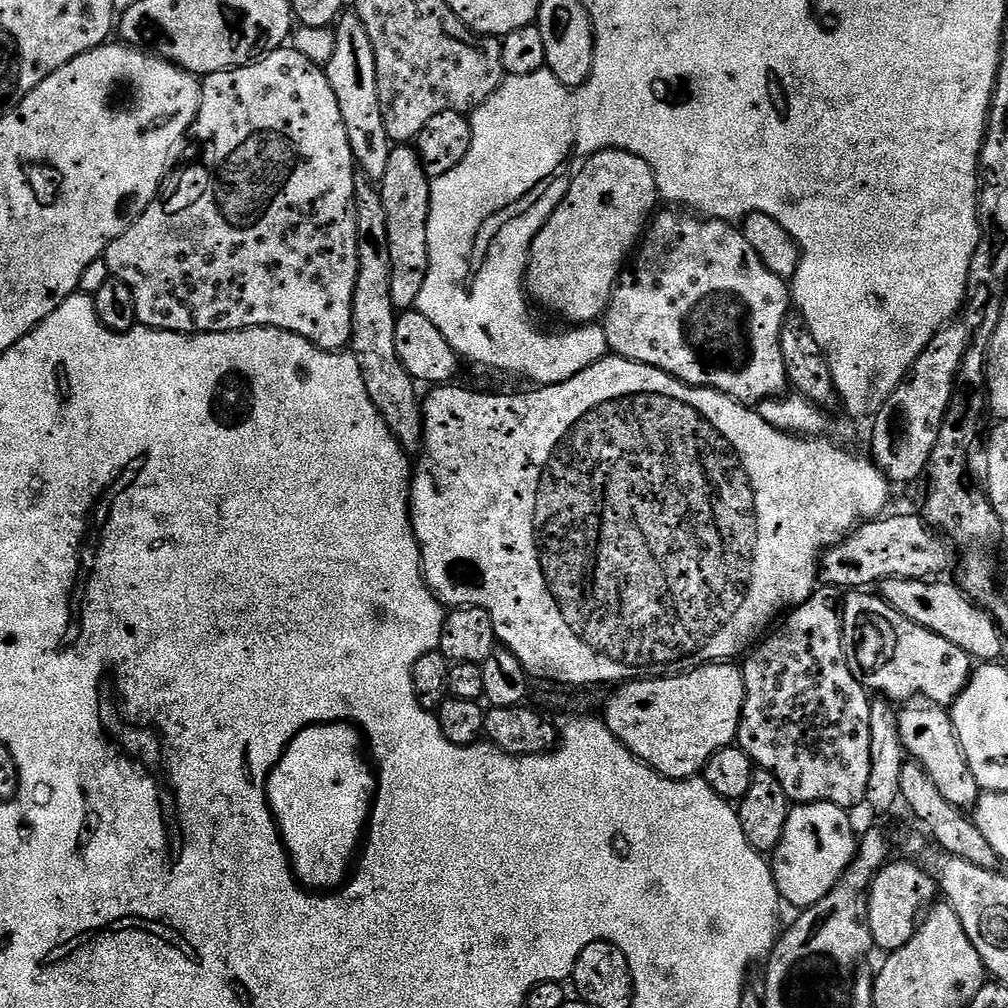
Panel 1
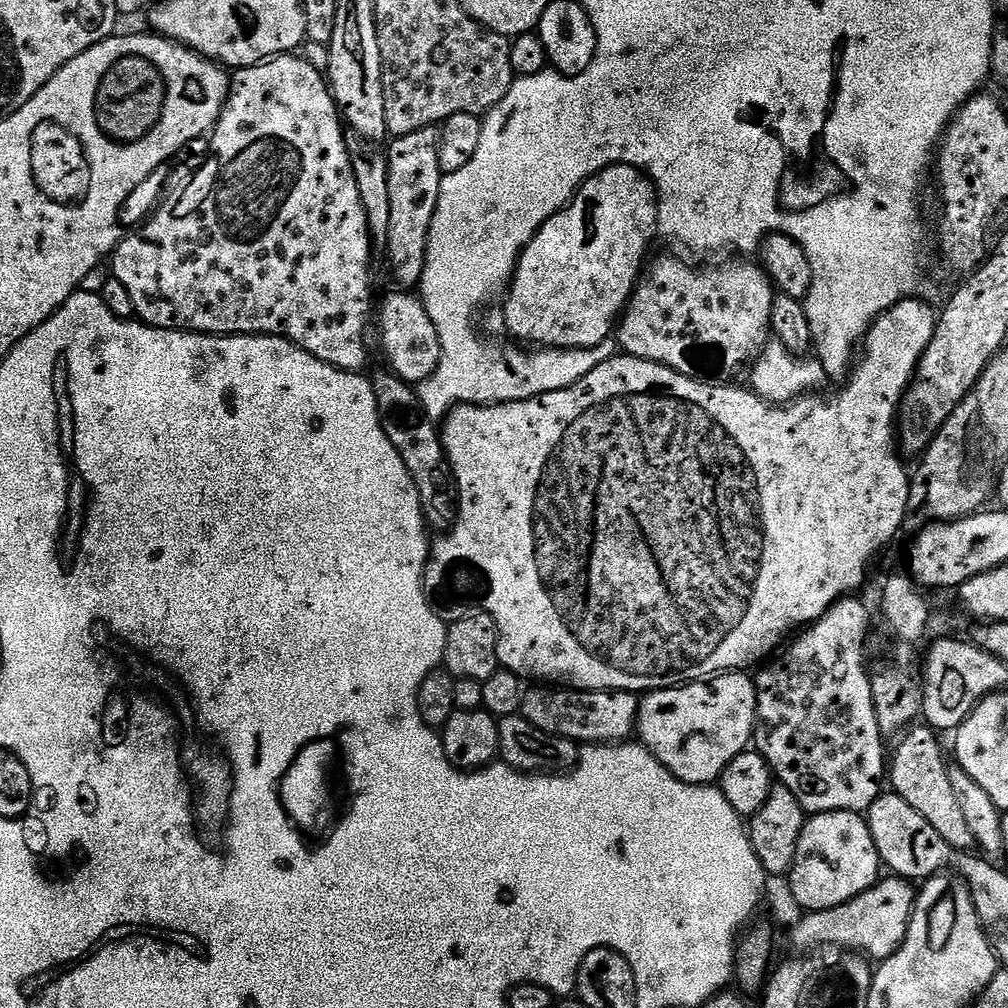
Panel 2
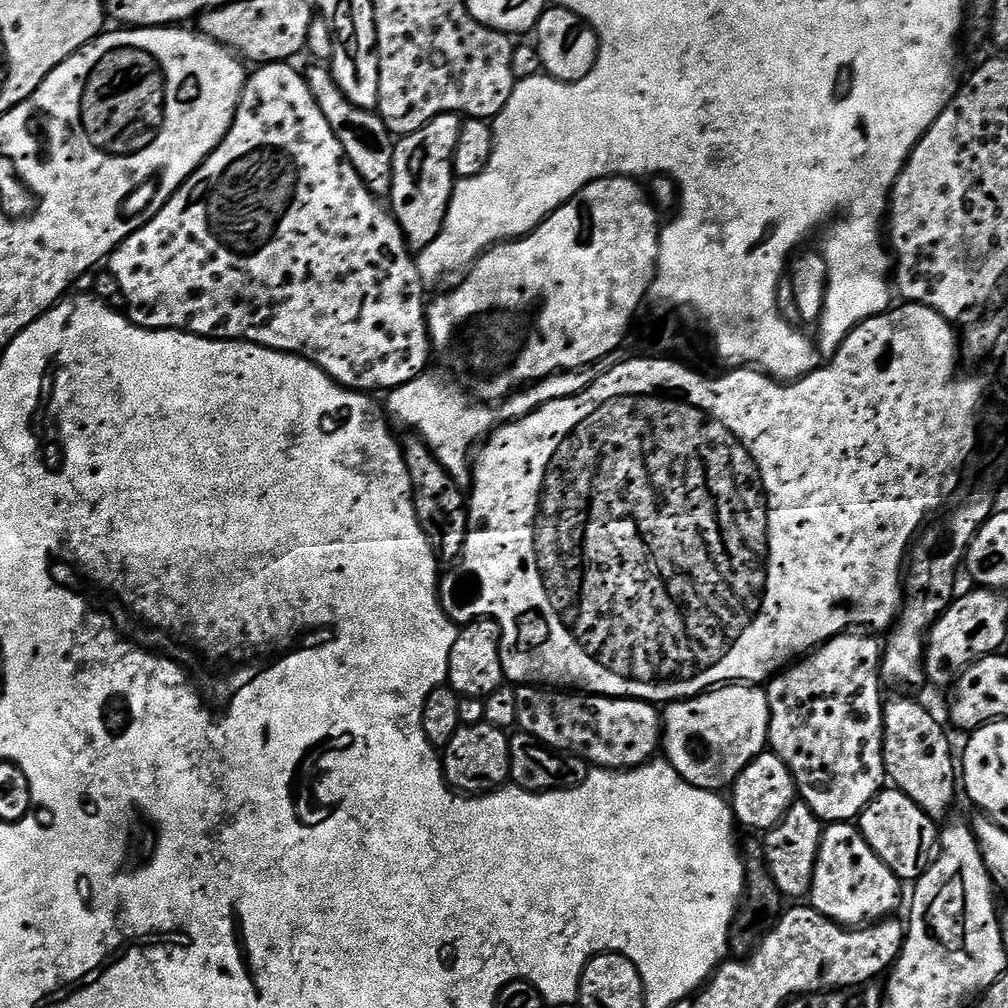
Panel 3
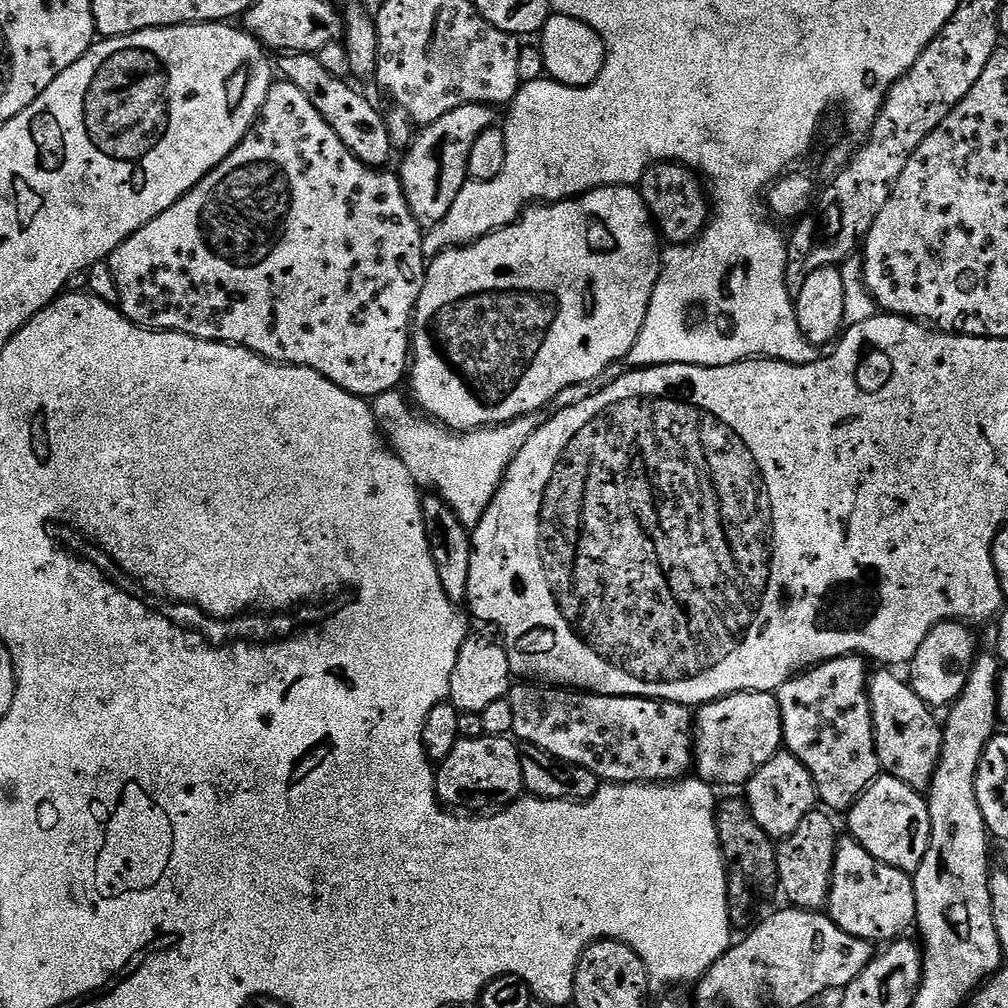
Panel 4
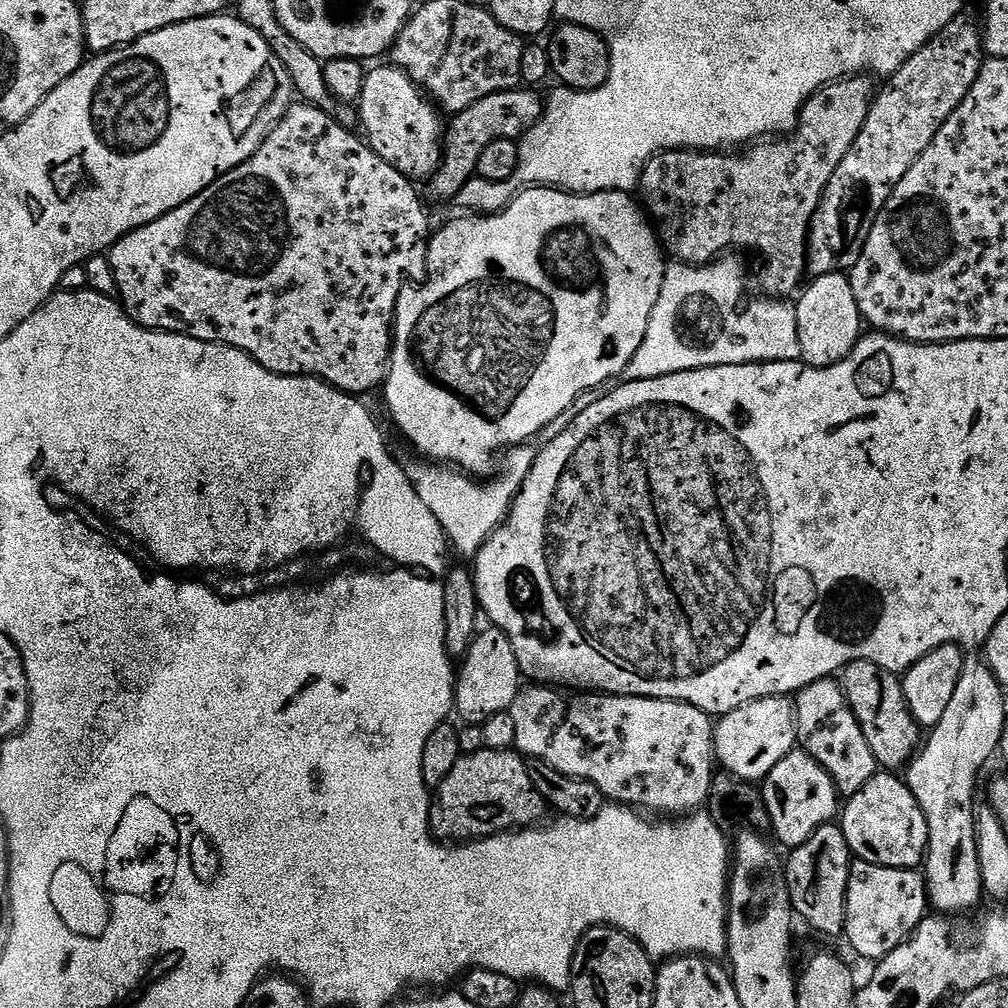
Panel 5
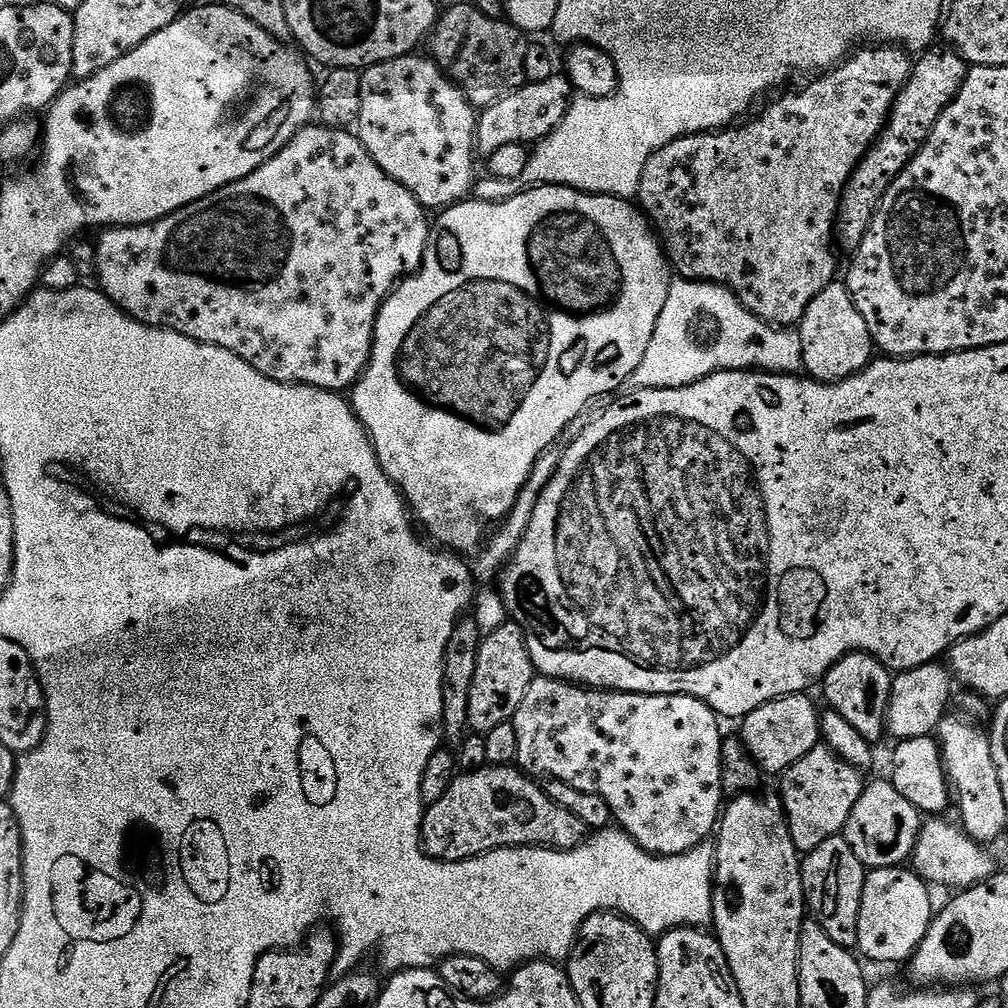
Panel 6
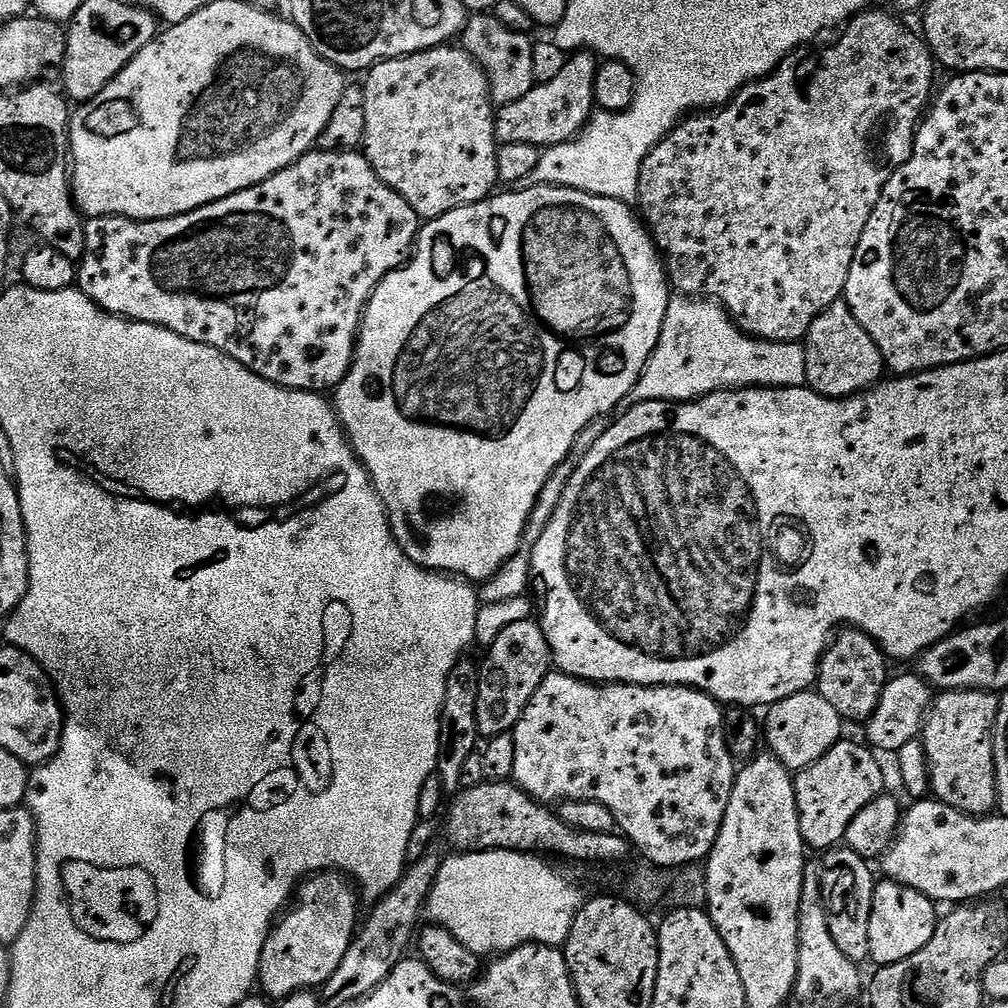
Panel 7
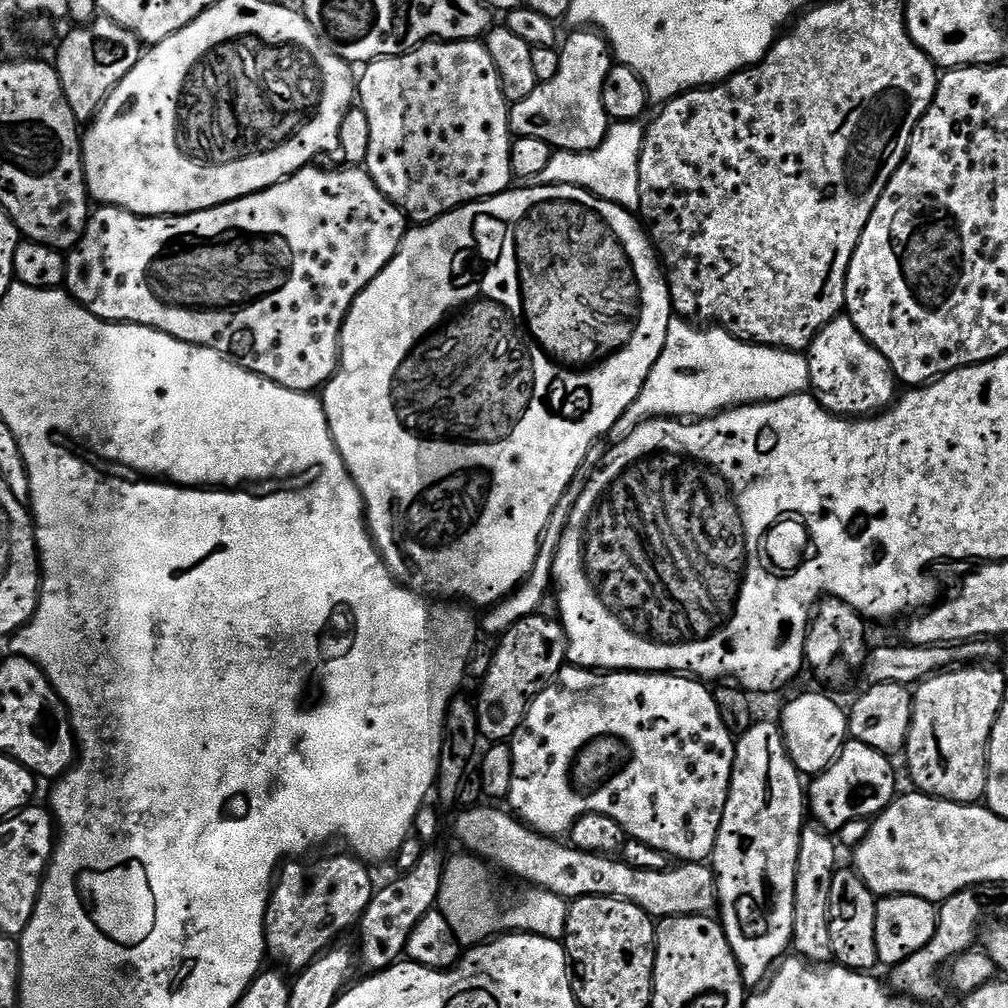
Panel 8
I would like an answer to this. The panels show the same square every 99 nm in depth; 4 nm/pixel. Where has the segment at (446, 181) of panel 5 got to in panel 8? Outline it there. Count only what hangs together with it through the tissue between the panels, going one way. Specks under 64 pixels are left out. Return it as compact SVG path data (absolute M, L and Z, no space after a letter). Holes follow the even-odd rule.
M576 30L571 34L573 36L562 44L558 74L554 74L550 82L537 84L534 94L522 98L522 102L511 105L508 117L516 136L542 138L542 142L561 152L589 152L597 148L610 131L610 121L602 106L602 86L606 82L606 74L610 74L614 67L614 57L608 41L599 31Z

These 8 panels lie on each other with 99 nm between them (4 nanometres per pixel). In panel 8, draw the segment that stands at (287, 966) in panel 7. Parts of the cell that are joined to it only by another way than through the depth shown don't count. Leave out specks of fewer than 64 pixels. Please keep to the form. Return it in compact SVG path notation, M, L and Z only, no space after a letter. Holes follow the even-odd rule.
M355 855L324 856L321 860L293 859L279 869L268 898L268 909L264 915L264 943L269 957L285 964L292 974L299 974L313 964L323 952L337 943L343 932L359 925L364 912L370 906L374 883L368 873L369 865Z

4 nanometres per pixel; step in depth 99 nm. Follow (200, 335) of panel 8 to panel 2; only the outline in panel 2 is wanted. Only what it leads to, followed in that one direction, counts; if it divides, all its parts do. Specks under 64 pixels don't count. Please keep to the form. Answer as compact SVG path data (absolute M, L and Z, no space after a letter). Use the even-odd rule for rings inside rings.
M296 54L277 56L271 60L265 60L262 64L256 64L252 68L241 68L233 71L230 76L230 95L224 101L224 109L220 112L220 117L216 119L216 126L210 133L212 139L212 149L208 152L208 161L197 170L192 176L192 181L181 190L177 196L172 196L156 213L152 216L152 221L145 228L137 230L133 236L125 235L117 244L115 252L110 257L110 272L115 280L122 282L126 286L126 294L130 294L130 302L134 302L136 307L135 315L145 324L152 328L164 328L168 332L194 332L206 336L242 336L251 334L254 336L282 336L286 340L305 348L314 358L328 364L329 369L341 368L344 372L356 372L359 368L364 368L368 364L368 340L364 335L368 332L368 315L372 312L372 235L368 233L368 223L366 222L366 210L362 210L362 198L358 198L358 182L354 182L354 170L350 166L350 154L344 141L346 135L345 125L337 109L336 100L332 96L332 90L328 87L325 73ZM408 290L399 294L401 296L390 297L380 308L380 348L388 359L387 367L416 386L434 374L440 361L440 346L436 342L434 322L430 322L423 300Z

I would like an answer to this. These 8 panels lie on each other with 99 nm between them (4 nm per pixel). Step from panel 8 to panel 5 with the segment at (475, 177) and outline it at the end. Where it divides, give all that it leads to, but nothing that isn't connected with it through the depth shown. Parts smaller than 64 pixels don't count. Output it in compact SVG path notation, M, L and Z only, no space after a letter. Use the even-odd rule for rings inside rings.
M395 66L387 67L376 68L373 72L371 69L365 75L362 94L358 101L359 127L361 129L364 127L363 135L366 137L366 143L374 150L374 154L378 154L378 158L390 162L390 166L394 166L394 170L398 170L398 174L402 174L408 180L427 182L432 179L440 165L442 141L446 131L445 125L443 123L440 125L441 113L424 89L419 88L402 69Z

